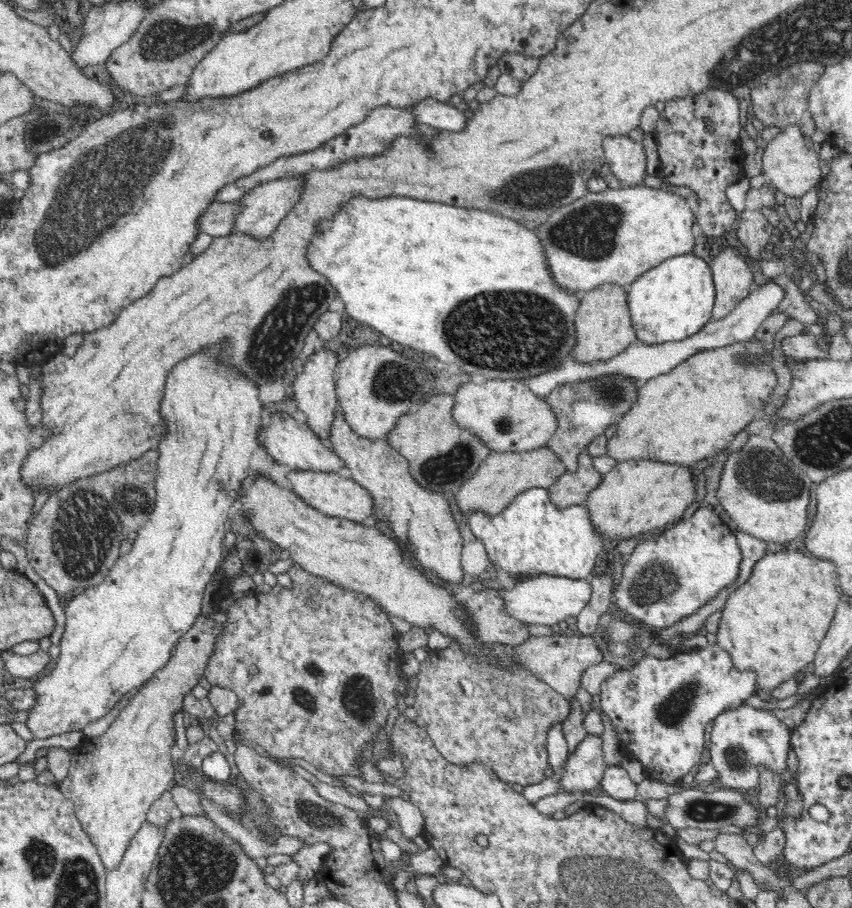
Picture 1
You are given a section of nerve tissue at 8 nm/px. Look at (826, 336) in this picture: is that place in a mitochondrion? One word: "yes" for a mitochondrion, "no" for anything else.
no

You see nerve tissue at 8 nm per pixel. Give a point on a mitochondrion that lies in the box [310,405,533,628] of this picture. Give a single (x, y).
(442, 470)

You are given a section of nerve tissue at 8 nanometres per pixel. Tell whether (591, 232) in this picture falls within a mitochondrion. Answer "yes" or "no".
yes

